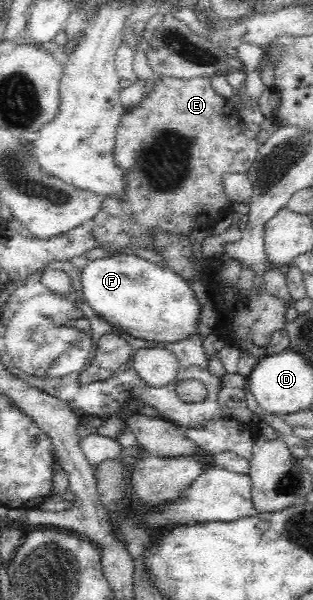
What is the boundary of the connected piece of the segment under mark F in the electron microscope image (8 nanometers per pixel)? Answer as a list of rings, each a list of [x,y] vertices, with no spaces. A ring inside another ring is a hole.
[[[124,252],[90,259],[80,271],[81,290],[90,308],[116,330],[133,338],[177,342],[198,330],[200,304],[177,273],[138,255]]]

